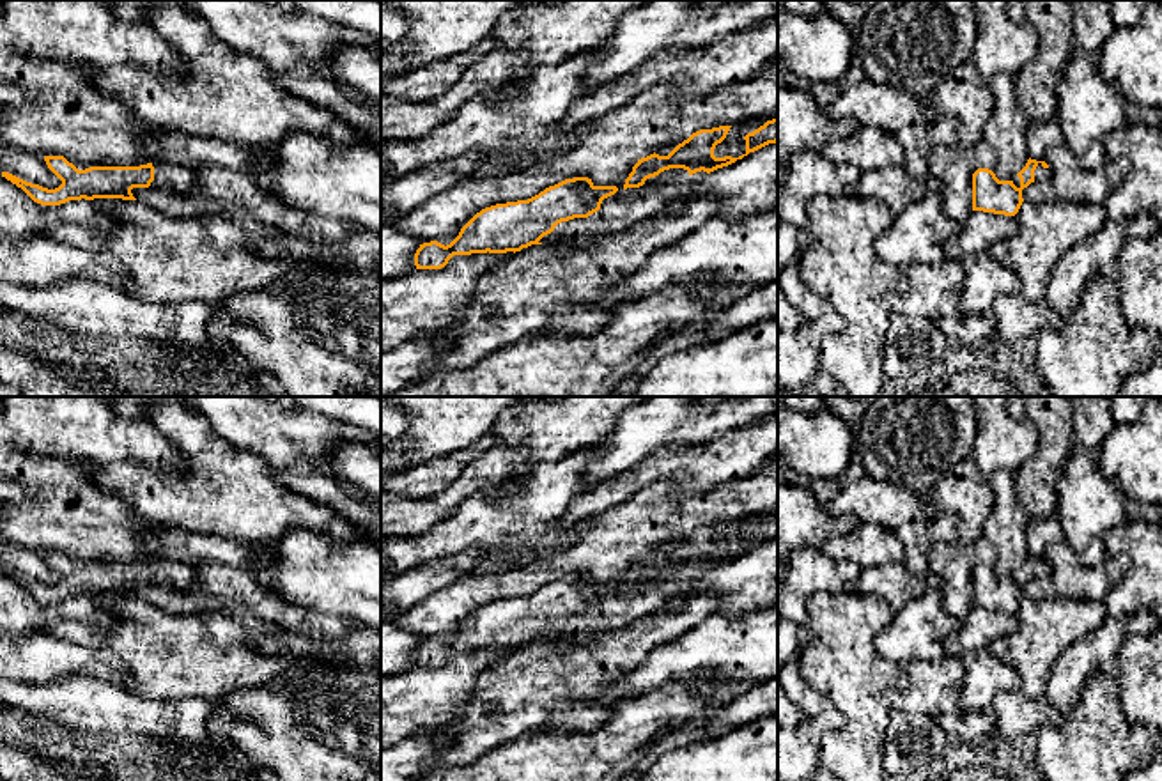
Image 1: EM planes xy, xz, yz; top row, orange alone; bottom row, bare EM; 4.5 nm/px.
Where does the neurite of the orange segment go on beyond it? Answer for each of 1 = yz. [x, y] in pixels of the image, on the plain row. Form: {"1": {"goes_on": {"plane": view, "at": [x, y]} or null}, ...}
{"1": {"goes_on": {"plane": "yz", "at": [1042, 571]}}}

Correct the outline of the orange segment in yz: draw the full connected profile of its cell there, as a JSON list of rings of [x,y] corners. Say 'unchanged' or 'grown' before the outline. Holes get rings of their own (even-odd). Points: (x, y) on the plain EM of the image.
grown; [[[1031,554],[1011,577],[999,577],[992,567],[978,565],[972,570],[972,607],[1015,613],[1024,599],[1022,586],[1049,576],[1049,561]]]

